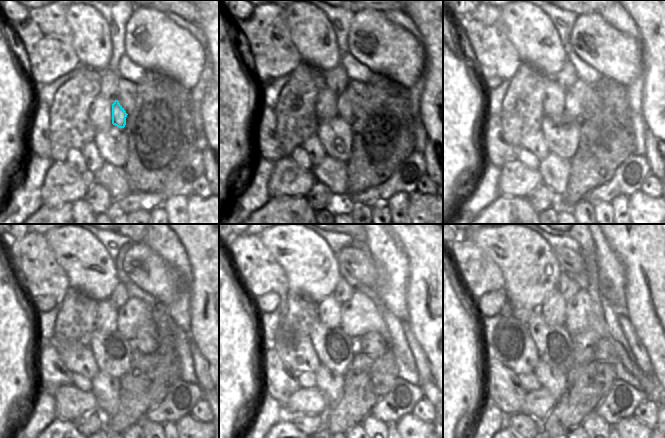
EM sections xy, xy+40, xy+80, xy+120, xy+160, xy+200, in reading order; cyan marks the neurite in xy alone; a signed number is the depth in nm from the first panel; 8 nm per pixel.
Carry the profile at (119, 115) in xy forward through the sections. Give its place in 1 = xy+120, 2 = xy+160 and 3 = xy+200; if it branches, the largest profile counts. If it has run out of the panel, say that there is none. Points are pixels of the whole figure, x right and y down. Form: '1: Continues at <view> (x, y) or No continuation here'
1: Continues at xy+120 (134, 314)
2: Continues at xy+160 (359, 315)
3: Continues at xy+200 (578, 308)

